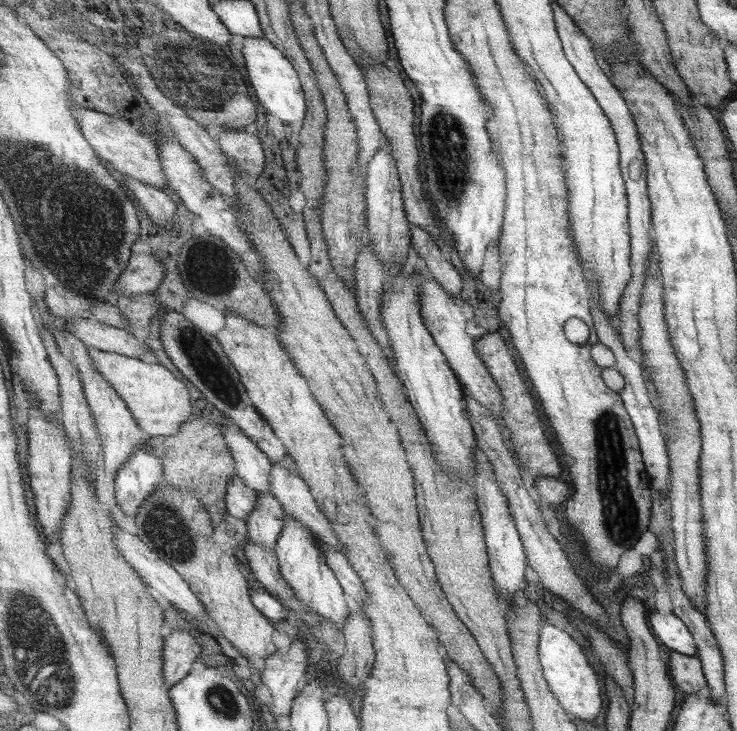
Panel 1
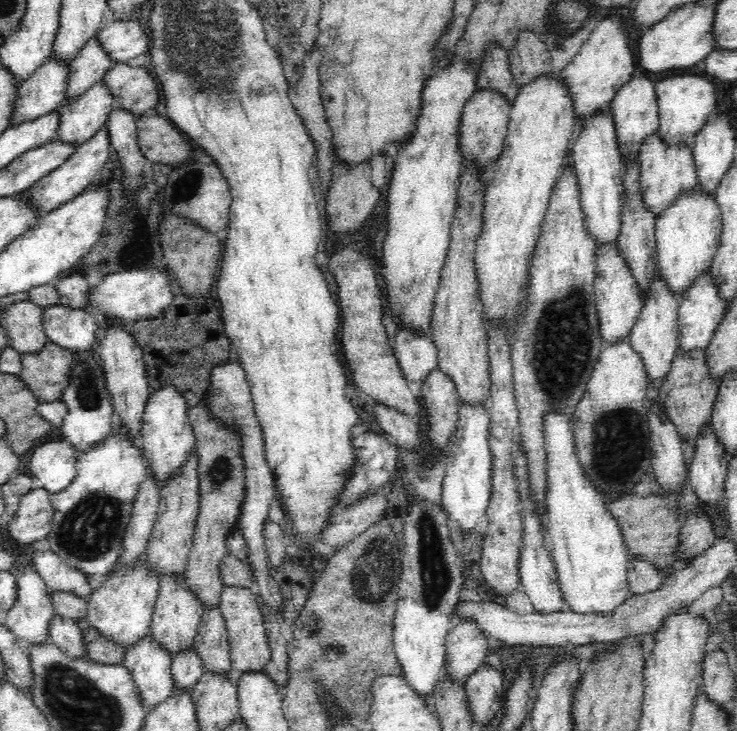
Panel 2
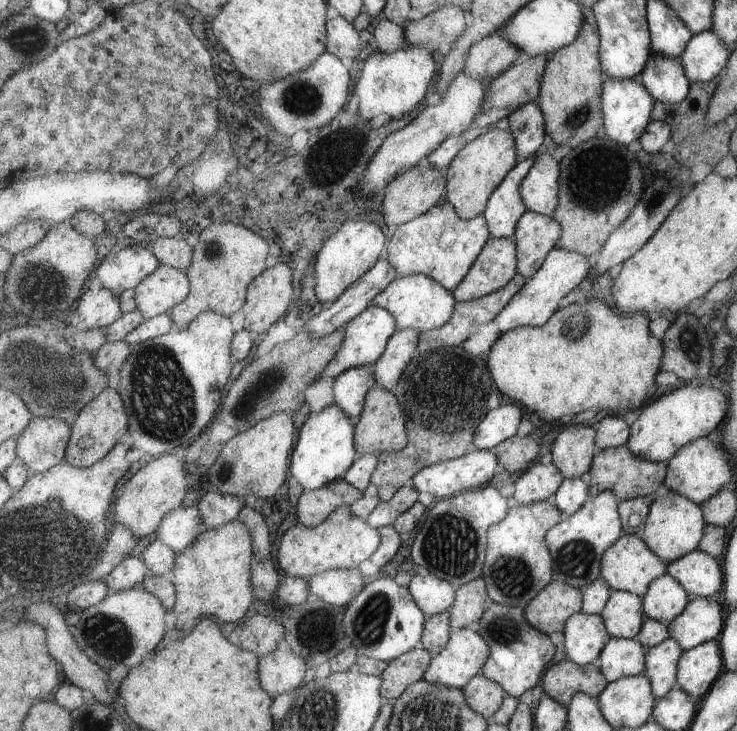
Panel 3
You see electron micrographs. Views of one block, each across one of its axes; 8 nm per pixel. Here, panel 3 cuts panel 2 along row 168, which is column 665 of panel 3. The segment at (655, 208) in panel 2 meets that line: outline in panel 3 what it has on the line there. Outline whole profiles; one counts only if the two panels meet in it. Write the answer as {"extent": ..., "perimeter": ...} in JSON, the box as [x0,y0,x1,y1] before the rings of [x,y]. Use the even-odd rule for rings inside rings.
{"extent":[646,637,685,697],"perimeter":[[[669,637],[659,646],[648,649],[646,673],[652,682],[655,696],[666,697],[678,686],[678,662],[685,654],[683,645],[675,637]]]}

